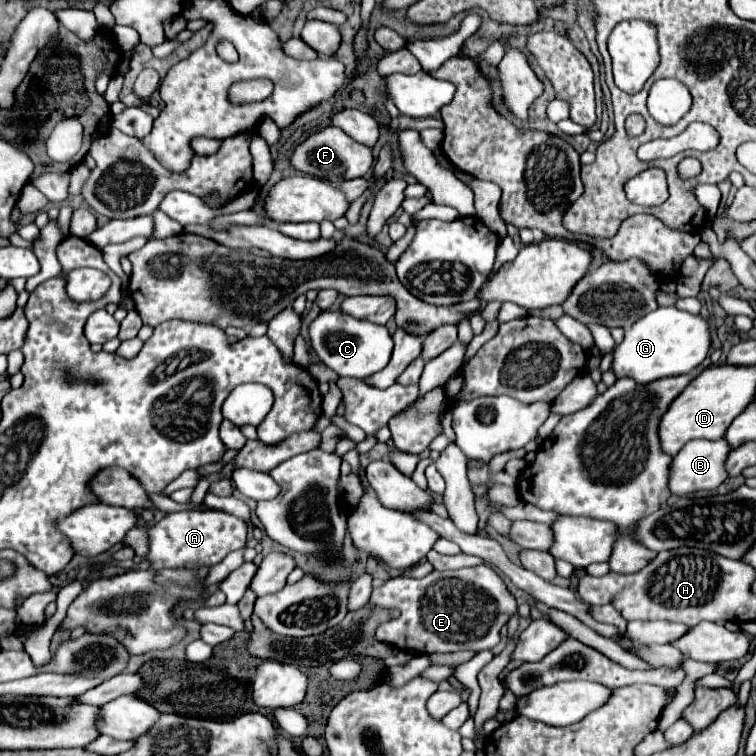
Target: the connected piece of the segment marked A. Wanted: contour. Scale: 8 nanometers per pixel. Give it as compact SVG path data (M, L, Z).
M178 511L164 515L154 527L150 527L150 553L148 561L154 569L160 567L212 567L220 563L230 551L246 545L248 525L246 521L222 513L222 511Z

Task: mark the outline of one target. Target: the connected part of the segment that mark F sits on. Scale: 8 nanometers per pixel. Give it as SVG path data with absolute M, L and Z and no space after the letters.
M330 125L324 129L318 129L316 133L312 133L308 137L308 141L304 141L302 145L298 145L292 153L292 167L298 171L304 171L308 175L326 179L326 181L338 181L338 179L356 179L362 177L370 171L372 167L372 149L354 141L352 137L348 137L342 129Z

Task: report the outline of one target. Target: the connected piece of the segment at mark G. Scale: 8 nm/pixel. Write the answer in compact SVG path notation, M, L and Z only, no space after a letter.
M658 307L644 315L628 331L620 345L616 345L612 369L616 377L632 377L638 383L650 383L662 377L684 375L696 369L712 347L710 323L702 315L690 315L676 307Z

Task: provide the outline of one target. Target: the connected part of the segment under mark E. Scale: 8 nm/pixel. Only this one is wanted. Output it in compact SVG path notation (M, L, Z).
M482 563L458 571L432 571L422 579L394 577L372 591L372 599L384 609L398 609L400 617L380 625L376 637L402 651L412 653L448 653L494 649L500 641L500 629L516 613L518 605L498 573Z

